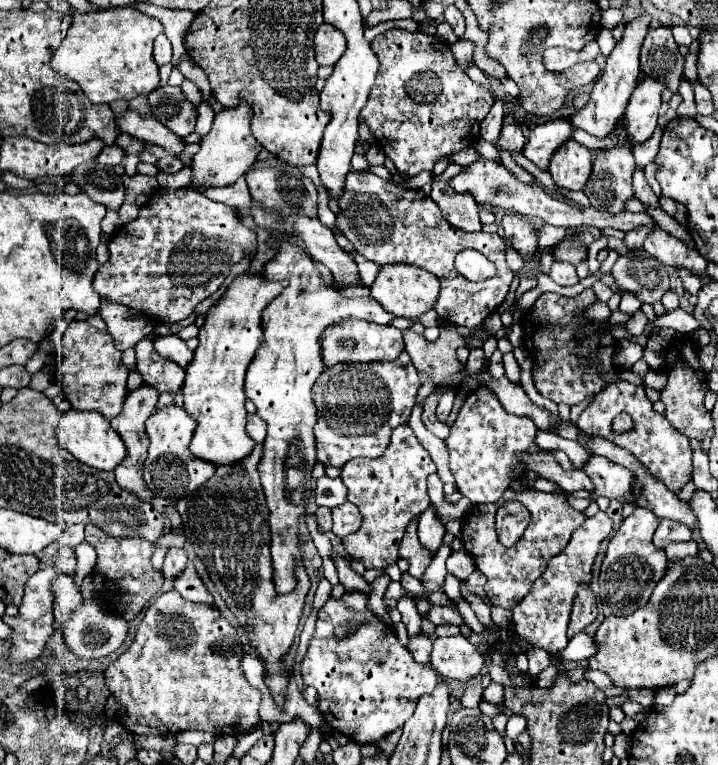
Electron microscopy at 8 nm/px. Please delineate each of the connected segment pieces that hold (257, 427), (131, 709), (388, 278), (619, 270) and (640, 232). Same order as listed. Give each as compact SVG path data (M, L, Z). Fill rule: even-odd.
M249 414L249 416L247 416L247 434L249 434L255 442L263 442L263 440L265 440L265 430L267 430L265 420L261 420L257 414Z
M179 592L159 594L141 620L139 630L135 632L133 644L105 670L109 690L119 698L119 722L133 734L177 734L185 730L205 730L213 734L245 734L259 726L259 704L261 692L253 688L243 672L241 660L245 658L243 644L239 638L227 638L227 632L219 632L219 610L209 604L187 602ZM165 726L165 732L157 728Z
M385 264L379 266L379 274L375 282L371 284L371 296L391 314L403 316L403 318L419 318L425 314L439 296L439 280L427 270L421 270L417 266L409 264Z
M627 252L615 262L611 276L621 290L631 290L641 302L655 304L671 290L669 274L661 260L649 254Z
M641 226L641 228L635 228L635 230L629 230L627 234L625 234L625 238L623 238L623 242L625 242L625 246L629 248L629 250L641 250L641 246L643 246L643 242L645 242L645 238L649 236L649 228L647 226Z

